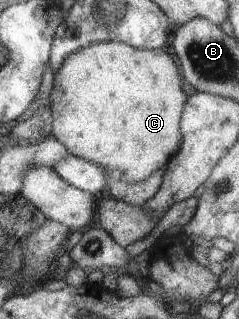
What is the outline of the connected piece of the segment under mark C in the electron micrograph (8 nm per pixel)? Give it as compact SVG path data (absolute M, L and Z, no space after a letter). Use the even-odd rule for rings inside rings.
M94 42L68 54L62 67L56 70L50 105L52 133L62 141L68 152L77 158L103 165L112 176L112 182L144 183L148 176L165 169L182 147L180 114L186 107L182 92L182 70L174 64L162 48L133 48L122 42Z

